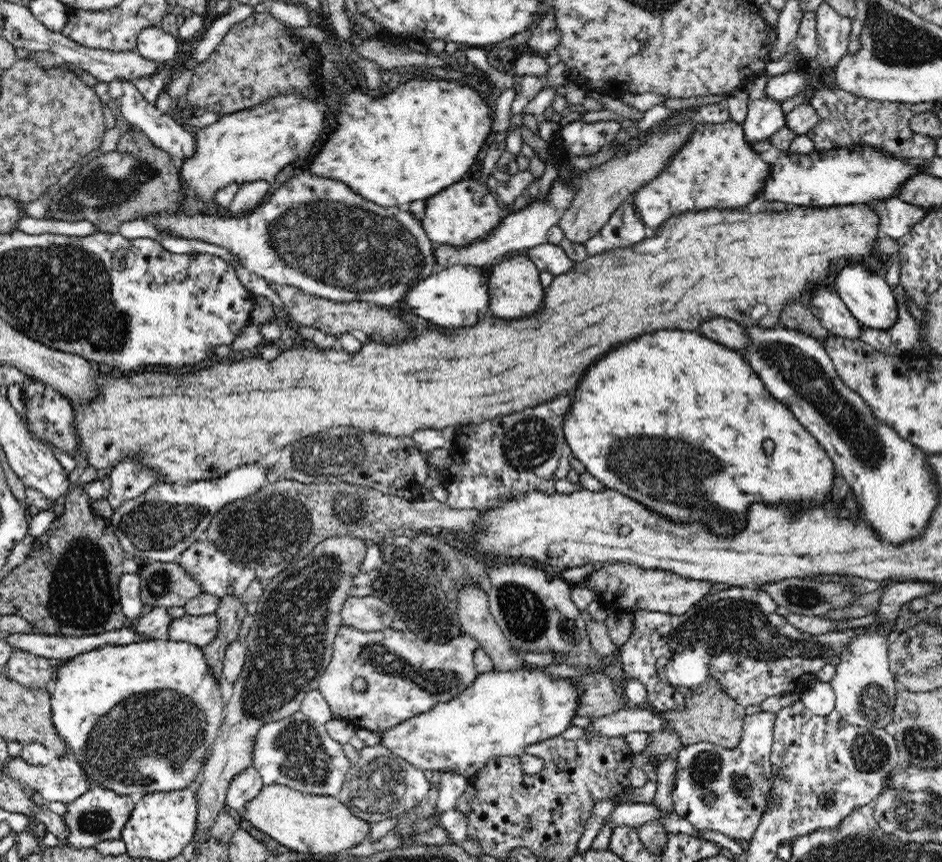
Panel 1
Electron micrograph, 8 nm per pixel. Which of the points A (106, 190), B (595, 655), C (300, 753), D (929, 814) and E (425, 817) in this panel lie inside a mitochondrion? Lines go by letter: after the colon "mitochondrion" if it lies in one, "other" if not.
A: mitochondrion
B: other
C: mitochondrion
D: mitochondrion
E: mitochondrion

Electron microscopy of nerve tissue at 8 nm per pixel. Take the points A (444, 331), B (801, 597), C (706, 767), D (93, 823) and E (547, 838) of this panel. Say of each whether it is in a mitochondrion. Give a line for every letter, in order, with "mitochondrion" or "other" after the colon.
A: other
B: mitochondrion
C: mitochondrion
D: mitochondrion
E: other

